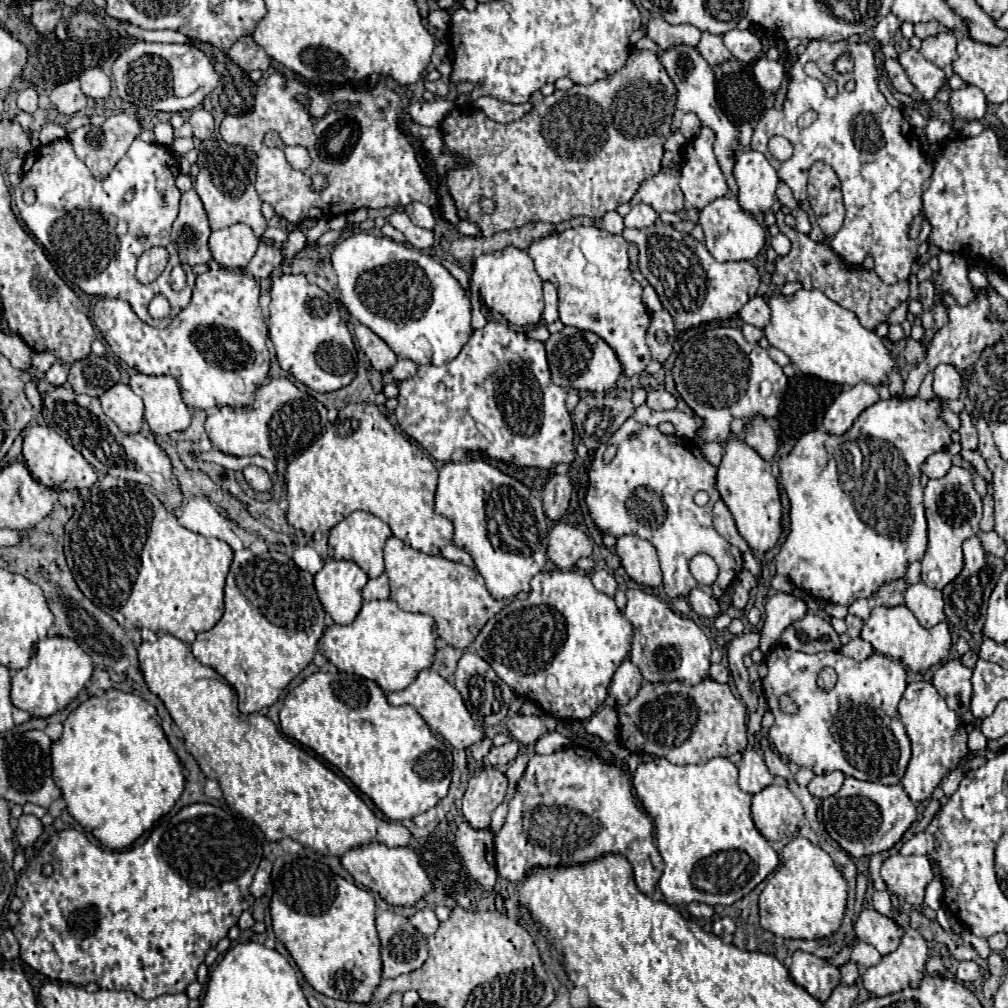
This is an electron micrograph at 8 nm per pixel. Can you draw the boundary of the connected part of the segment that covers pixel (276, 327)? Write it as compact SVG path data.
M283 274L273 280L269 338L281 368L315 392L339 390L355 378L357 350L347 324L341 320L339 302L317 284L309 284L305 274Z

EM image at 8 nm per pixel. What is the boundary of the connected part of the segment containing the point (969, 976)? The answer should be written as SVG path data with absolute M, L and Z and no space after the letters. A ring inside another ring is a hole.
M959 962L957 980L961 980L961 982L973 982L977 978L981 978L979 964L975 964L975 962Z

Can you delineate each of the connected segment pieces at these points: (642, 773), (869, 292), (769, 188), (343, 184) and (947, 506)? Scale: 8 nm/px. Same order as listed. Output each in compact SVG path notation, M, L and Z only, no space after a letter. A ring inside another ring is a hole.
M653 758L637 766L633 788L657 828L657 848L665 862L659 890L667 904L685 906L689 902L703 902L709 906L729 906L749 894L777 868L779 856L755 828L751 818L751 794L741 792L737 786L737 766L731 760L713 758L707 764L677 766L667 758Z
M779 210L776 214L776 224L779 230L791 240L791 252L783 258L775 260L775 272L771 274L771 282L775 286L783 286L787 282L799 282L803 288L817 288L831 300L837 300L843 308L849 308L857 314L861 324L867 330L875 330L879 324L887 322L891 310L895 310L901 302L907 302L909 298L909 282L897 282L897 284L885 284L879 280L879 276L873 270L865 268L853 268L845 264L829 244L825 242L813 242L809 236L791 230L783 222L783 212Z
M739 152L733 168L739 186L739 204L751 216L771 210L776 201L777 172L761 152Z
M275 72L267 82L259 84L255 94L255 108L239 116L225 116L219 126L219 134L227 144L237 144L257 156L257 180L255 190L263 202L275 208L275 214L299 224L307 218L333 218L341 212L355 212L359 208L385 208L407 206L415 200L437 206L437 194L433 192L427 176L423 174L411 140L423 140L423 148L431 154L435 170L445 174L457 164L457 158L443 148L439 128L425 128L415 122L401 122L401 98L385 84L377 84L371 90L341 88L325 94L331 100L329 112L323 118L311 118L307 104L301 104L297 96L307 96L307 86L295 78L287 78ZM233 120L235 128L225 128ZM267 132L277 132L285 146L305 146L311 154L311 166L305 172L293 170L285 160L283 148L269 148L263 144ZM323 174L329 186L323 192L313 192L311 176Z
M951 466L951 470L937 480L929 480L925 486L925 516L929 526L929 548L921 560L921 580L931 588L945 588L963 568L963 552L961 544L979 534L979 522L981 522L981 496L973 488L971 472L961 466Z

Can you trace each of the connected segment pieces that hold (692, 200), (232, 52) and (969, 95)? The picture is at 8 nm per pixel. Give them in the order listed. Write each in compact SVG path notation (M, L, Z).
M701 128L701 132L683 150L683 166L681 166L679 186L683 190L685 206L689 210L703 210L709 202L713 202L715 198L721 198L729 192L725 176L719 168L715 152L713 152L713 140L715 140L713 130Z
M245 36L241 40L237 40L231 48L229 48L229 58L239 64L245 72L251 72L251 70L269 70L271 66L271 58L267 56L267 52L253 42L251 36Z
M965 86L951 92L949 106L953 114L965 120L981 120L987 110L987 100L985 100L985 94L977 86Z

